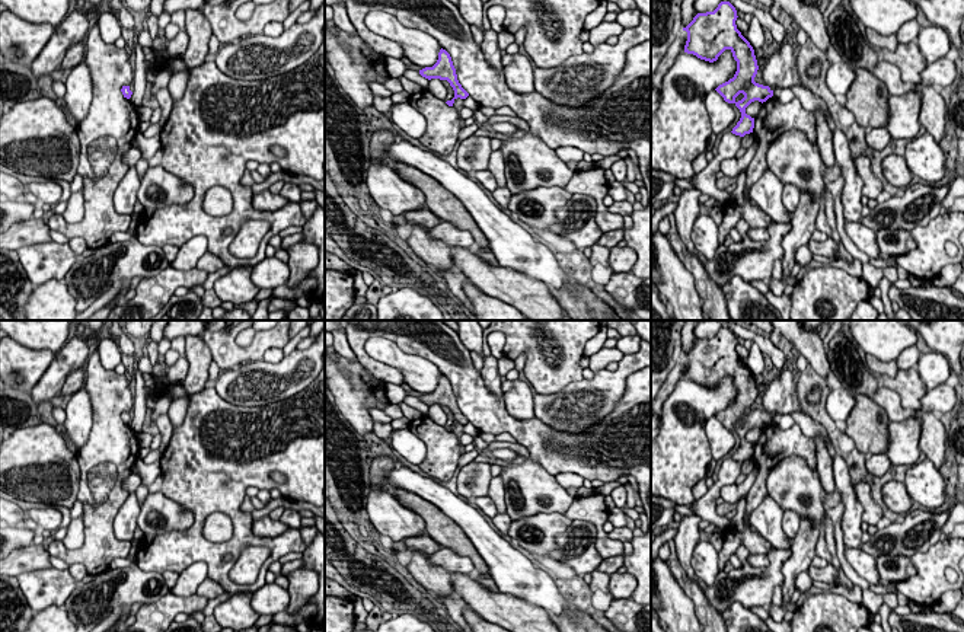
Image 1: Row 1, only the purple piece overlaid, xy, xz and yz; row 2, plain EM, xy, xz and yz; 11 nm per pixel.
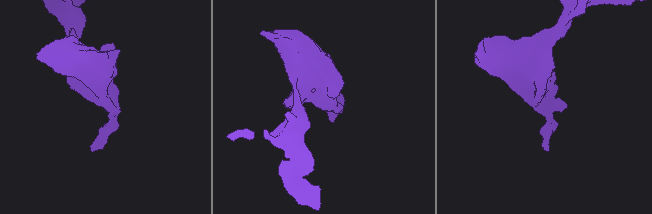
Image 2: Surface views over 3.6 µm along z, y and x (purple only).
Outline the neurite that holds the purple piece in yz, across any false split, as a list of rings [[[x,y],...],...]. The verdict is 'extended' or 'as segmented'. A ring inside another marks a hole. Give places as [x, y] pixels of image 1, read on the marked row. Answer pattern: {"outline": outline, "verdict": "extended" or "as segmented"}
{"outline": [[[721,1],[714,12],[698,13],[683,31],[687,32],[684,52],[700,60],[714,63],[725,50],[732,52],[737,71],[715,90],[740,109],[741,118],[731,133],[744,137],[754,128],[754,118],[746,114],[746,108],[754,100],[766,102],[773,90],[754,82],[757,60],[753,47],[737,29],[737,17],[735,7],[730,1]]], "verdict": "as segmented"}

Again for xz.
{"outline": [[[443,48],[438,52],[437,63],[432,67],[425,67],[419,70],[419,74],[428,80],[440,79],[447,80],[450,83],[454,90],[454,98],[446,102],[449,106],[453,106],[457,98],[466,99],[469,96],[469,93],[462,87],[457,80],[456,68],[453,66],[450,54]]], "verdict": "as segmented"}

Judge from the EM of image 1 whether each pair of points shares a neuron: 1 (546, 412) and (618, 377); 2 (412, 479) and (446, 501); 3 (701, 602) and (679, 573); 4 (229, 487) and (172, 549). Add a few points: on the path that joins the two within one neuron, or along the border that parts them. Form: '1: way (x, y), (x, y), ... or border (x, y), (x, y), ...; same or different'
1: way (564, 409), (574, 409), (600, 395); same
2: way (421, 487), (437, 494); same
3: way (696, 594), (683, 580); same
4: way (213, 501), (200, 514), (197, 527), (188, 536); same

